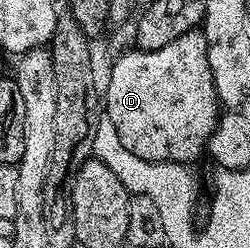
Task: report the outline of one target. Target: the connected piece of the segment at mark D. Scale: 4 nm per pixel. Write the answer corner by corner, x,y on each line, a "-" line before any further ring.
201,29
189,30
184,36
172,40
172,44
164,44
164,48
155,50
144,50
133,48
127,54
122,54
114,62
114,67
110,70
110,79
104,82
104,114
111,118
113,124
116,124
116,130
120,132
123,141
127,142
129,151
140,156
149,162
184,162
194,164
198,158
198,153
207,149
212,132
218,126
218,115
220,113
220,103
214,77
210,71
210,65
206,59
206,35

